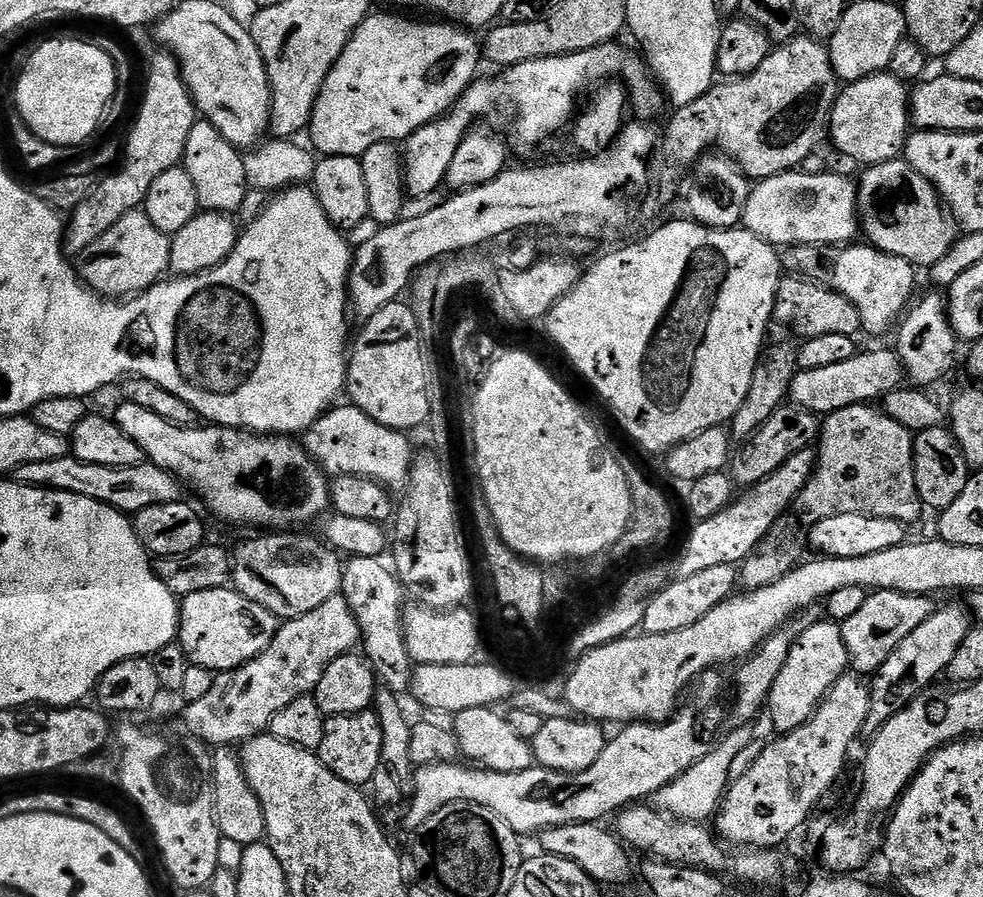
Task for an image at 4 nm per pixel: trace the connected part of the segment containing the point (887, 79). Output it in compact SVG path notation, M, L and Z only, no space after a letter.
M885 70L877 76L853 80L839 89L832 103L830 144L850 155L857 165L867 166L897 159L910 135L910 88Z

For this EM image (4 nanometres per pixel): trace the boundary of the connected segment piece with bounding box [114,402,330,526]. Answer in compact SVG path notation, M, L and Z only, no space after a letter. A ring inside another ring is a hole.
M127 402L114 410L114 419L122 434L127 434L134 438L134 442L138 442L151 463L166 469L187 487L189 484L208 503L210 511L217 512L226 520L276 524L272 526L300 526L303 520L312 520L320 515L323 517L329 511L329 477L313 460L303 443L291 435L253 434L248 430L221 426L196 428L197 426L172 424L166 418L158 418L154 410L142 410L142 406Z

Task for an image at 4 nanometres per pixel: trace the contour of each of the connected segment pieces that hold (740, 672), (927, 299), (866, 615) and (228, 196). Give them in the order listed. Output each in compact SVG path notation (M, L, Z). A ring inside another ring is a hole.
M785 626L780 629L779 632L775 632L768 640L765 640L751 656L745 656L742 660L737 660L727 666L717 666L708 669L700 676L696 678L695 684L692 685L690 691L687 693L686 699L677 707L676 711L663 722L633 722L627 726L621 727L620 732L616 737L609 739L604 745L602 754L598 754L598 762L594 762L594 766L590 766L586 770L581 772L554 772L549 768L542 768L539 766L533 766L526 770L518 770L518 774L502 774L501 772L489 772L487 770L481 770L476 766L465 766L463 763L457 762L454 764L435 764L434 766L426 766L425 768L416 768L414 772L414 779L412 782L412 791L410 793L410 801L412 805L408 808L408 824L412 827L412 830L419 830L420 827L426 822L426 818L430 818L434 814L438 814L438 810L442 810L442 806L450 806L454 802L470 802L471 804L477 804L483 808L490 809L495 816L502 818L502 822L506 822L506 826L510 826L510 830L514 830L517 834L525 834L524 832L533 832L533 834L539 834L546 828L554 828L556 826L566 826L567 824L595 824L603 821L603 816L611 817L613 814L619 813L621 810L635 805L637 802L644 802L647 798L655 797L656 792L662 790L670 782L674 782L678 779L684 771L690 770L692 766L702 758L705 758L710 754L712 748L714 748L721 741L725 735L726 730L743 728L750 724L750 720L767 705L768 695L770 690L774 686L774 678L778 678L778 670L782 670L782 666L786 662L786 658L790 654L790 646L794 646L796 641L797 629L792 626Z
M939 291L936 292L922 297L916 305L913 303L898 324L900 333L896 336L894 351L903 375L907 379L909 376L912 379L909 381L916 386L928 386L924 384L932 384L935 380L942 379L951 370L952 359L956 356L958 337L948 320L945 297Z
M872 592L862 602L852 617L846 618L840 624L842 642L846 642L846 654L848 655L848 666L856 674L875 674L894 654L894 650L907 638L926 618L935 614L938 607L931 595L919 596L918 594L906 594L905 592Z
M198 122L192 127L190 138L186 138L182 167L194 181L201 209L225 214L239 213L243 199L250 189L244 156L241 149L235 148L213 124Z

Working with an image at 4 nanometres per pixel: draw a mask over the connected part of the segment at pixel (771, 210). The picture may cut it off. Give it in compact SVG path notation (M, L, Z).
M799 170L757 180L745 204L743 227L773 246L847 245L858 236L858 188L852 182L828 171L810 174Z

